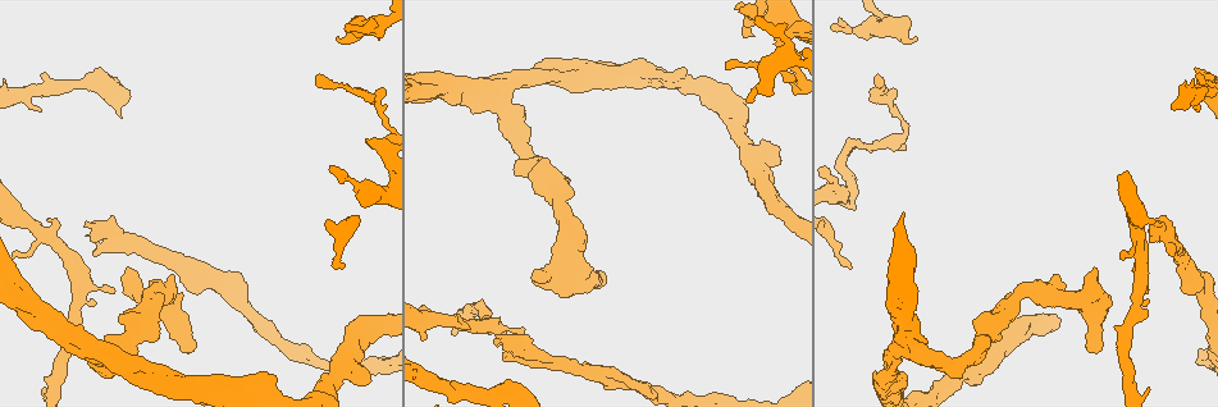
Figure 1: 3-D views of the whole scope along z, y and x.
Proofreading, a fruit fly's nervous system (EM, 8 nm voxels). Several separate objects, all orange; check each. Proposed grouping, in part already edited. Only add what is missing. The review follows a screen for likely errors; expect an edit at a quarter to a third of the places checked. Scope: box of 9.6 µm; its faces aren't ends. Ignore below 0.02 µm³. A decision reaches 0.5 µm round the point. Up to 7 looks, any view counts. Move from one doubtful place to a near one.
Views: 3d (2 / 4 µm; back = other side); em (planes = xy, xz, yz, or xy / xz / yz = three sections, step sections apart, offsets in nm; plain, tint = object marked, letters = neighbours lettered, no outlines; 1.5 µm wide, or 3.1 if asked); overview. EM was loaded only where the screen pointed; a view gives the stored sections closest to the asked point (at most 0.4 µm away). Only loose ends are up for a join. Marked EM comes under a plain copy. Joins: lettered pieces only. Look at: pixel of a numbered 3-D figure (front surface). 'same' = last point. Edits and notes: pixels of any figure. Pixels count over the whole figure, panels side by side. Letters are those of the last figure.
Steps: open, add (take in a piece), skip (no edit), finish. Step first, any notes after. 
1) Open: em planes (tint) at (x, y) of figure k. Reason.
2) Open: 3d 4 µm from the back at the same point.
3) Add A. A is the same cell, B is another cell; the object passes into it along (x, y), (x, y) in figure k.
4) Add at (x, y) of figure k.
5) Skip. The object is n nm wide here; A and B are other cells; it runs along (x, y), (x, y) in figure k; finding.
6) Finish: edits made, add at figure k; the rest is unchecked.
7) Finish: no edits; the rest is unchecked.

Open: em planes (letters) at (317, 81) of figure 1.

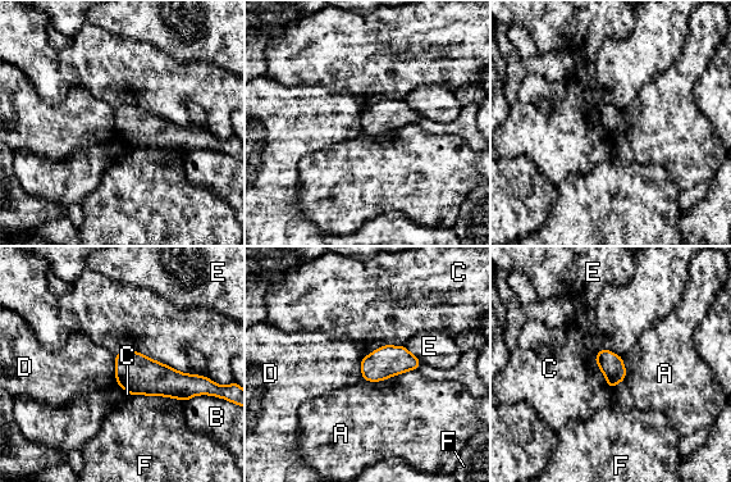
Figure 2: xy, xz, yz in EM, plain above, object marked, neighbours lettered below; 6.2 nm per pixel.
Skip. A, B, C, D, E and F are other cells; no lettered piece goes on from it.

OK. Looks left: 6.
Open: 3d 2 µm at (1094, 267) of figure 1. An open end.

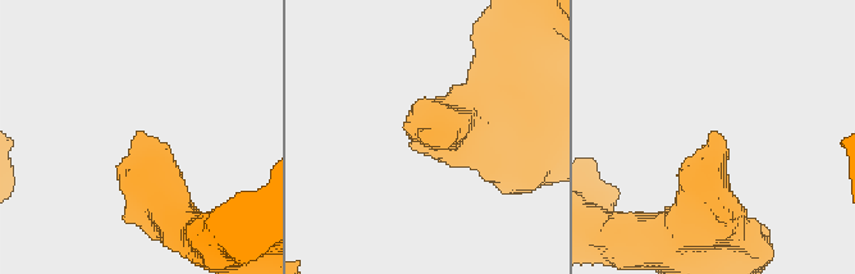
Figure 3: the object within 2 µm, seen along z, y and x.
Open: em planes (letters) at (425, 128) of figure 3.

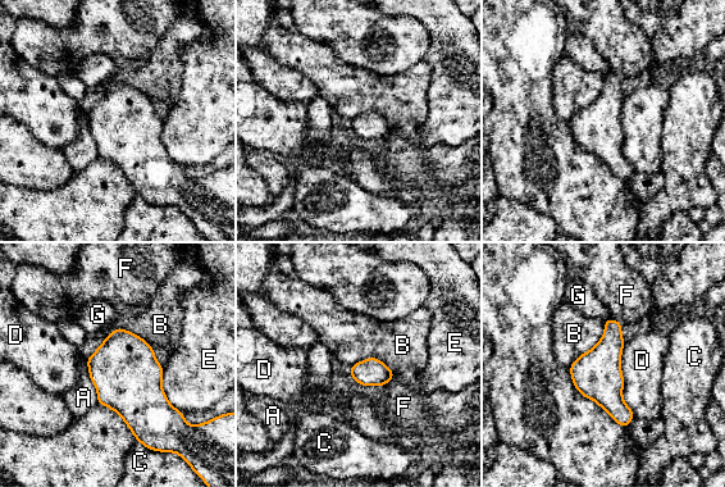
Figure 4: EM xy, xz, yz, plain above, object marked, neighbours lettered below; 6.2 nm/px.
Skip. The object is 300 nm wide here; A, B, C, D, E, F and G are other cells; none of them fits.

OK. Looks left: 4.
Open: em xy step 4 (letters) at (99, 250) of figure 1. Branch stops here.

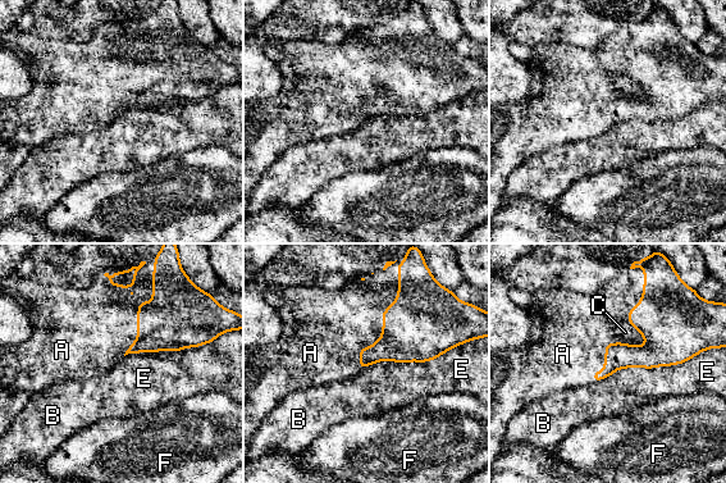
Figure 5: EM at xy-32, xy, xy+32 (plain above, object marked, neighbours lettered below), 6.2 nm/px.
Open: em planes (letters) at the same point.

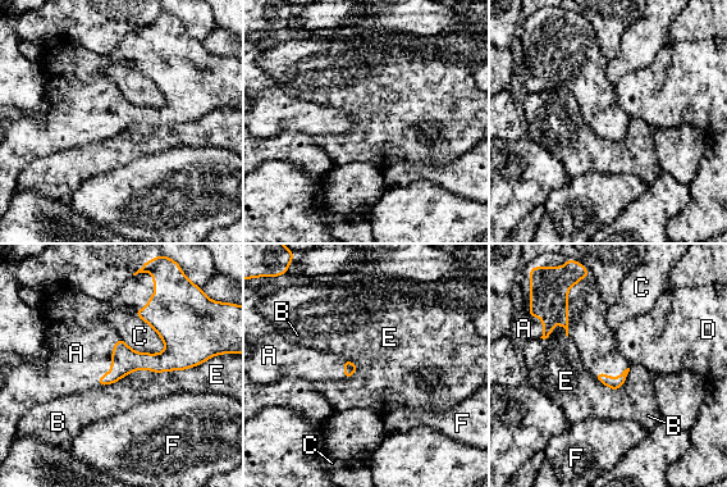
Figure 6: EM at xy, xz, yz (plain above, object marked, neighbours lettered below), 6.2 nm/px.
Add A. A is the same cell, B, C, D, E and F are other cells; the neuron continues.

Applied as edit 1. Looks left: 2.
Finish: edits made, add at figure 6; the rest is unchecked.

